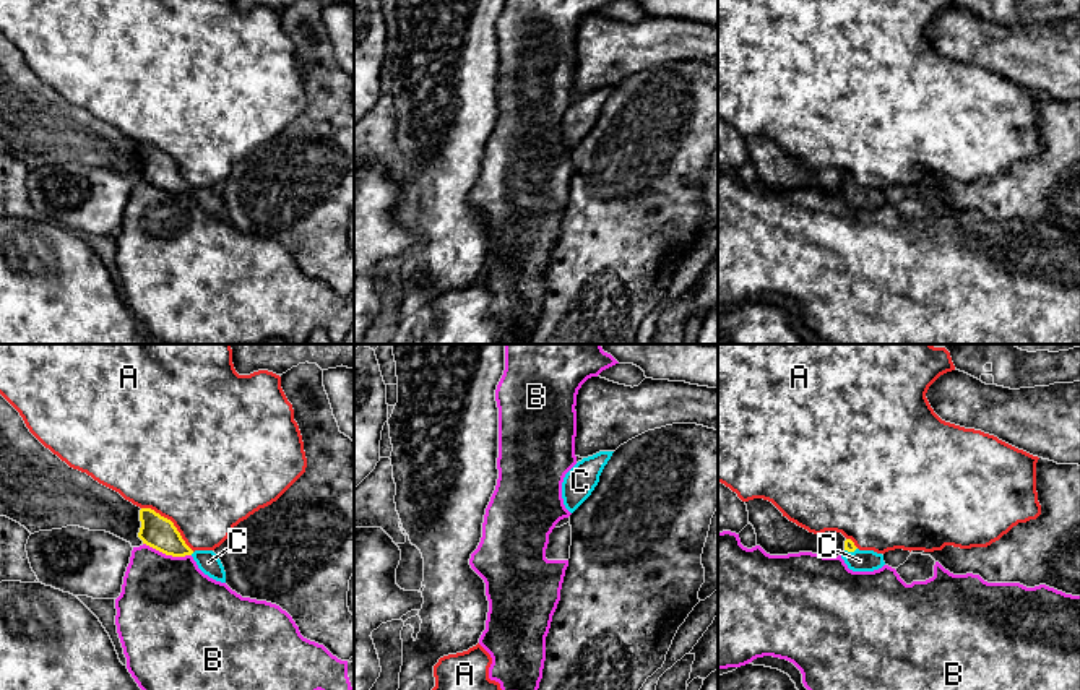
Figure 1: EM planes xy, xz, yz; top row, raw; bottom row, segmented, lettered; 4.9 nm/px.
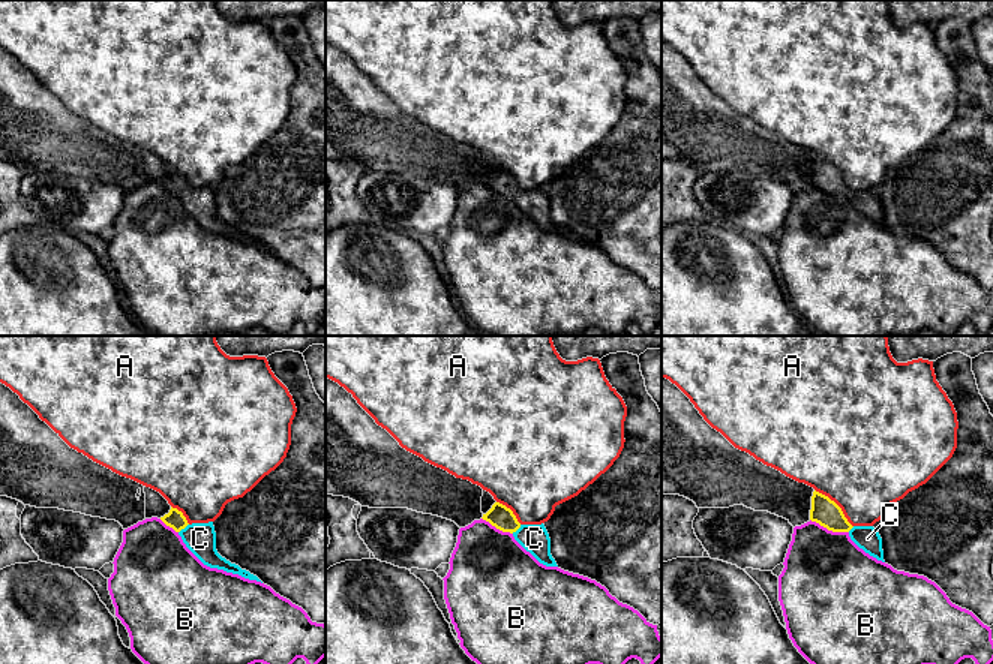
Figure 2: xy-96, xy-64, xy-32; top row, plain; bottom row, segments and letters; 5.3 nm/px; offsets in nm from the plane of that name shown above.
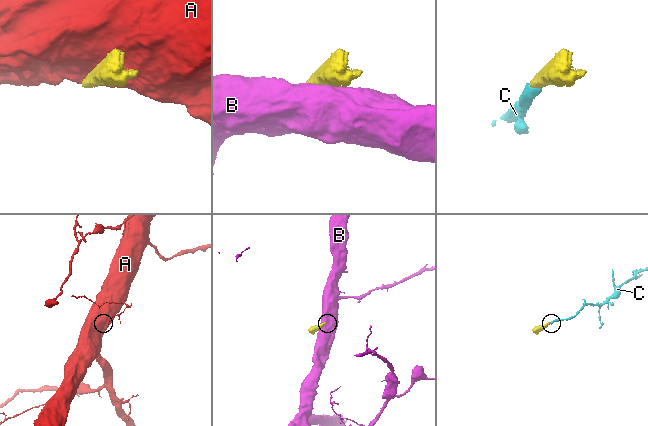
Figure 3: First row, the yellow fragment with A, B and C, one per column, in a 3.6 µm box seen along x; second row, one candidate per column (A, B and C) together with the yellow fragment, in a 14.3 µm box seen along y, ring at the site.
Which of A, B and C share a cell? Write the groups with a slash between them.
A / B / C

